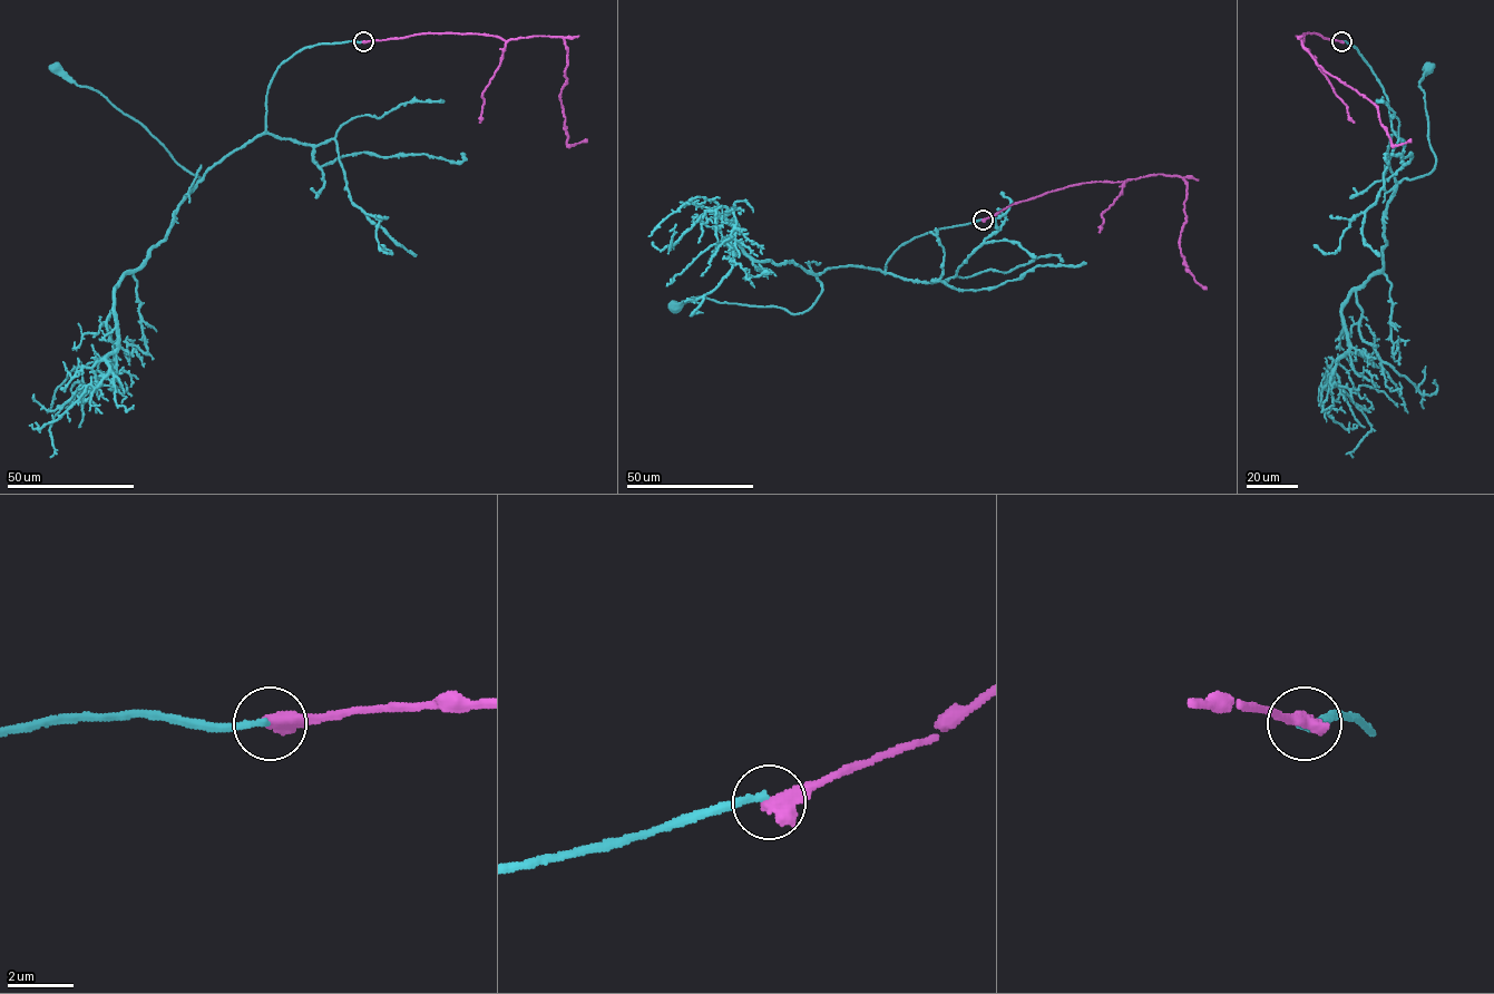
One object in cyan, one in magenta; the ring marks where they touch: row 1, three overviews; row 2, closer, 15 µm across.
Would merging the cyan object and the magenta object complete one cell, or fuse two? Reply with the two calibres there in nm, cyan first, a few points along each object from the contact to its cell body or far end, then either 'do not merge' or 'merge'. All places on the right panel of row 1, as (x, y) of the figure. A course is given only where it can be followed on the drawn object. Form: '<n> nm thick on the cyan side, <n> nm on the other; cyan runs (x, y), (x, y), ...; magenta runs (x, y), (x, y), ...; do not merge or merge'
190 nm thick on the cyan side, 550 nm on the other; cyan runs (1341, 41), (1358, 50), (1388, 101), (1394, 132), (1388, 161), (1398, 182), (1434, 168), (1419, 86), (1427, 67); magenta runs (1341, 41), (1316, 32), (1304, 33), (1302, 41), (1296, 36), (1324, 70), (1375, 104), (1392, 145), (1410, 139); do not merge

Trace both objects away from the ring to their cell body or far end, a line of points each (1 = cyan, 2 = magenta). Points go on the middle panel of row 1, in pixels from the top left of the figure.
1: (983, 220), (912, 237), (884, 272), (828, 268), (817, 276), (821, 293), (802, 312), (705, 298), (676, 305)
2: (983, 220), (1068, 186), (1154, 174), (1181, 176), (1187, 196), (1180, 253), (1185, 270), (1207, 289)

